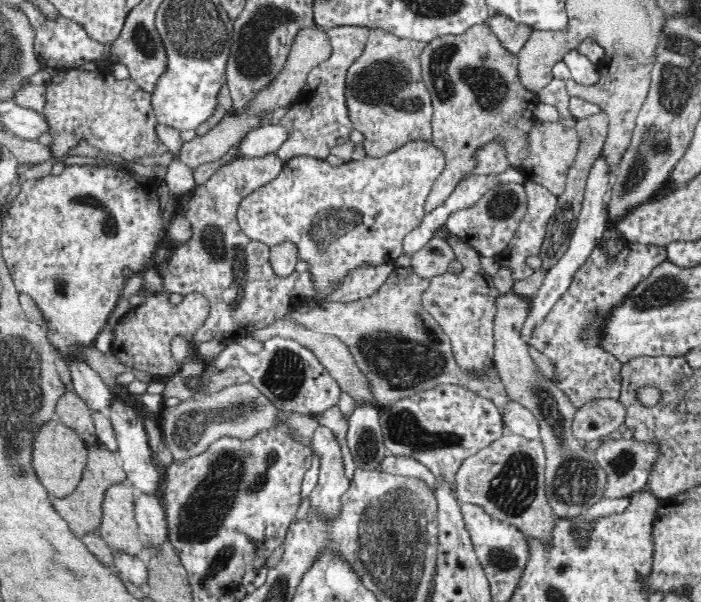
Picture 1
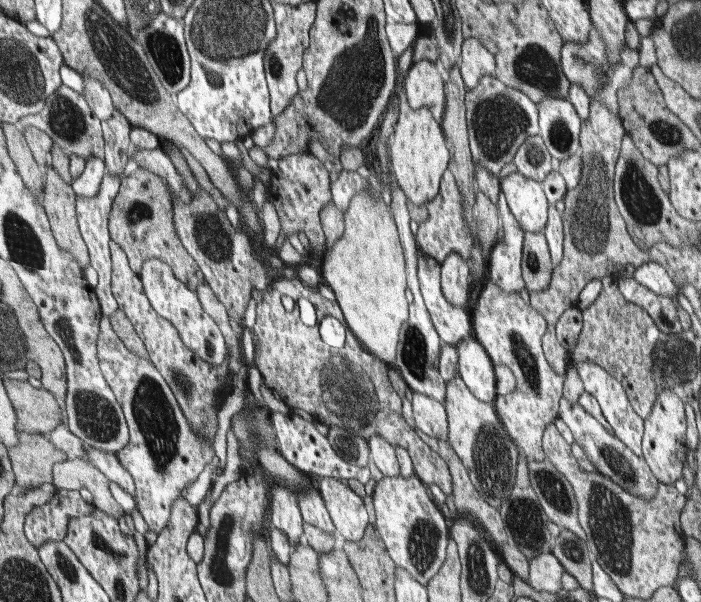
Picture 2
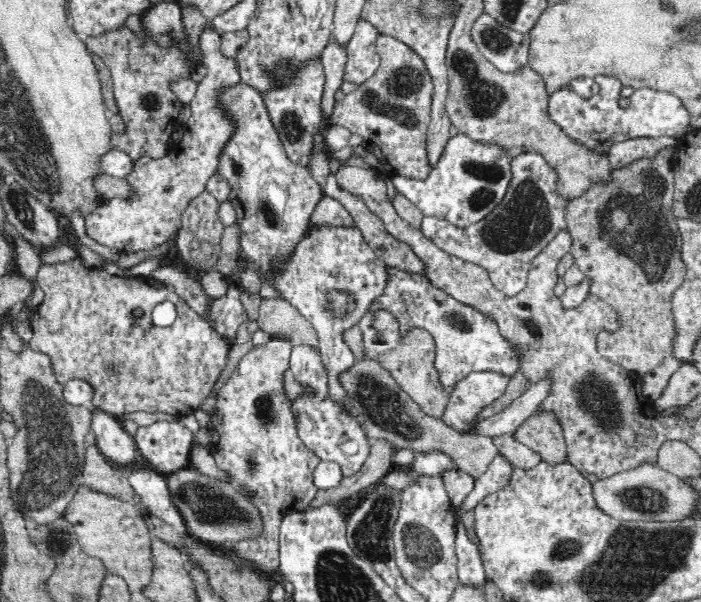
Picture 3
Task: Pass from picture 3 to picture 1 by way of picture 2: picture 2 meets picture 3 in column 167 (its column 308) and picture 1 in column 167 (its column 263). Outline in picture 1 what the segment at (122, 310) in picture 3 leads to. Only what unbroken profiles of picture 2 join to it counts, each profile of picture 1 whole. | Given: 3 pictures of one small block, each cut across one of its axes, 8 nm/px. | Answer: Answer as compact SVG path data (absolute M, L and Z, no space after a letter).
M152 292L140 304L130 309L121 320L114 326L111 349L114 356L126 365L127 370L142 370L150 372L152 376L158 377L162 381L168 381L184 365L179 365L172 358L170 352L170 341L176 335L183 335L188 340L188 354L185 363L197 358L195 354L195 332L201 326L202 320L209 315L209 306L201 294L182 295L182 302L172 305L169 302L169 293Z

